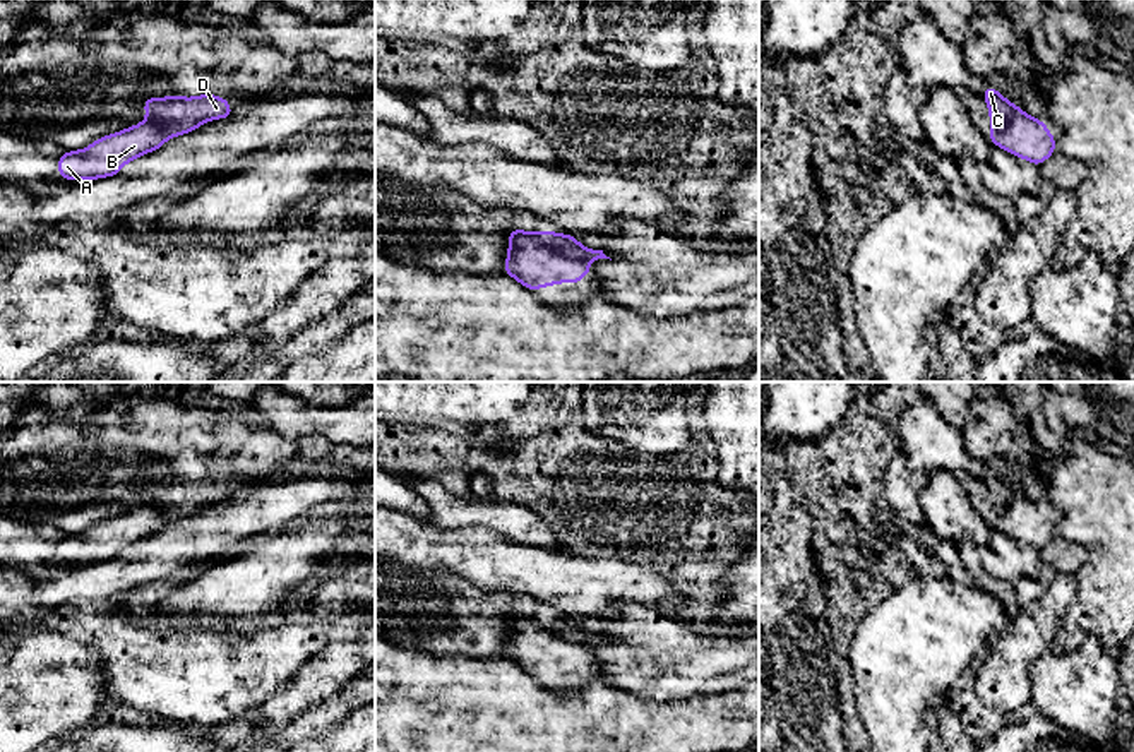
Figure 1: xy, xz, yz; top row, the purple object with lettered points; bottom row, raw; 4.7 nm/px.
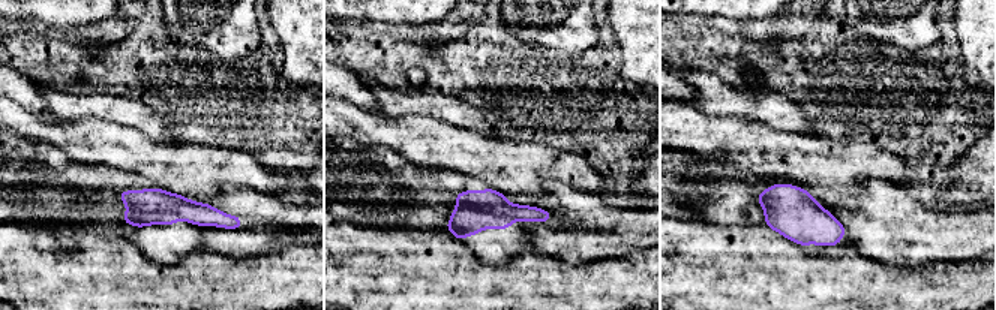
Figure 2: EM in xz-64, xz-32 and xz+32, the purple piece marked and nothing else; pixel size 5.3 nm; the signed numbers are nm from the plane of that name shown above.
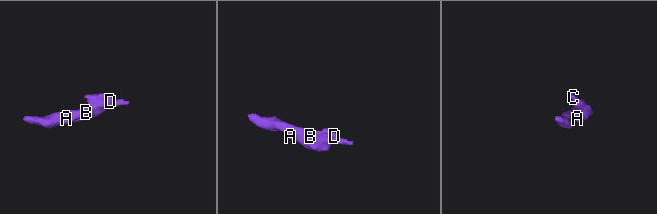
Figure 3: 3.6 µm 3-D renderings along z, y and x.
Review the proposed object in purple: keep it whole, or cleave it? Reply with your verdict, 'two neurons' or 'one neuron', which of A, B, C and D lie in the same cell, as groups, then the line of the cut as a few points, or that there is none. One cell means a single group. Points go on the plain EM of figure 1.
two neurons; groups A B / C D; cut xz (537, 617), (549, 631), (586, 644)

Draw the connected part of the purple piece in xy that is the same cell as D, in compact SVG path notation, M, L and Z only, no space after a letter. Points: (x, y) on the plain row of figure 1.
M209 476L197 481L168 480L142 485L147 497L146 505L161 512L168 521L197 514L209 504L235 500L226 481Z

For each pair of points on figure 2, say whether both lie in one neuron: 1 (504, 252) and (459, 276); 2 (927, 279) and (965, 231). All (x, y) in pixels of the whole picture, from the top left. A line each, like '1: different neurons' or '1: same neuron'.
1: different neurons
2: different neurons

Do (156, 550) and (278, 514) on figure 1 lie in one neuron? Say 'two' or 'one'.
one

